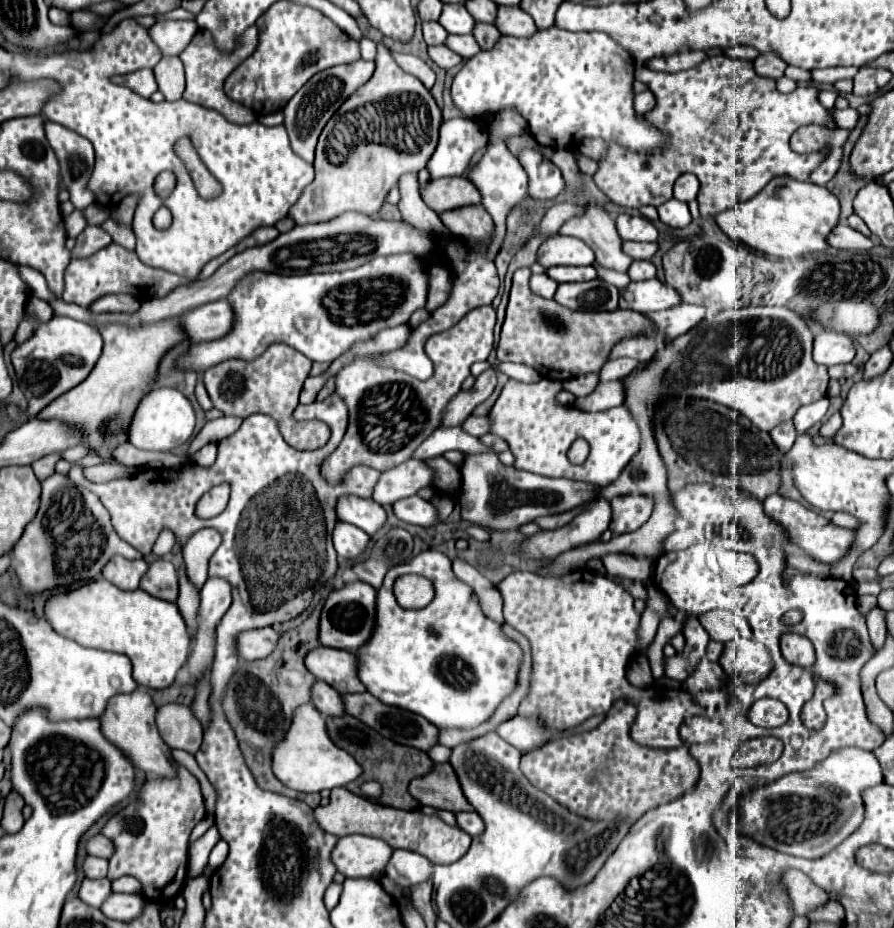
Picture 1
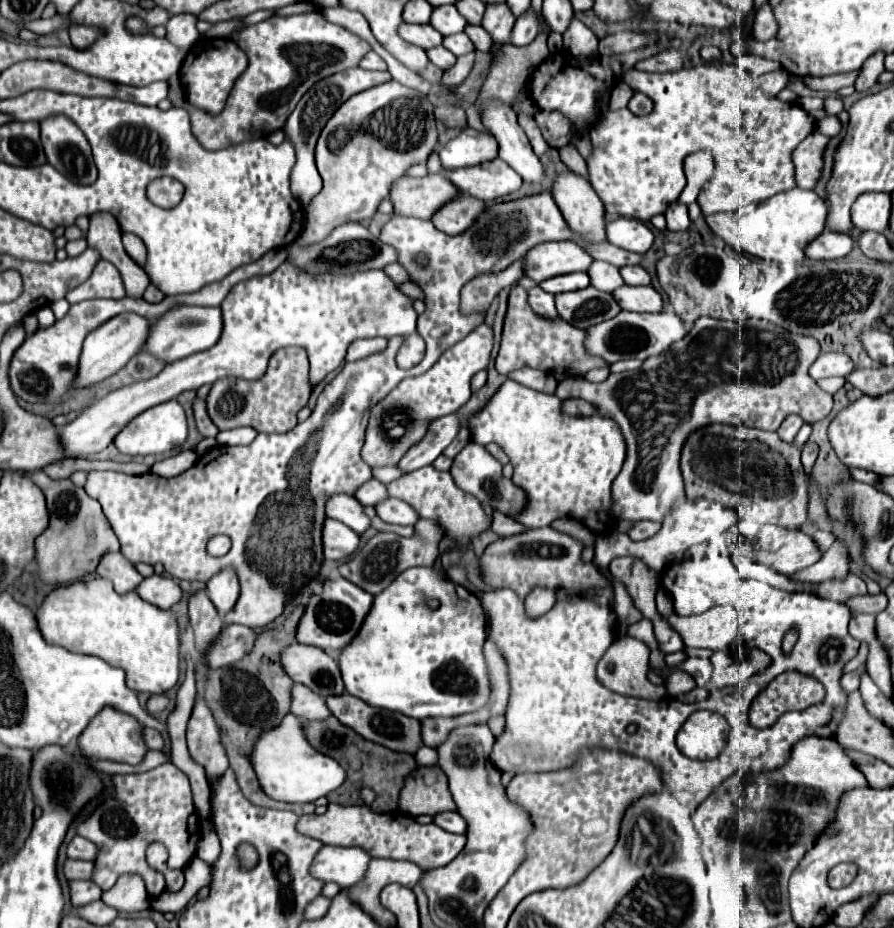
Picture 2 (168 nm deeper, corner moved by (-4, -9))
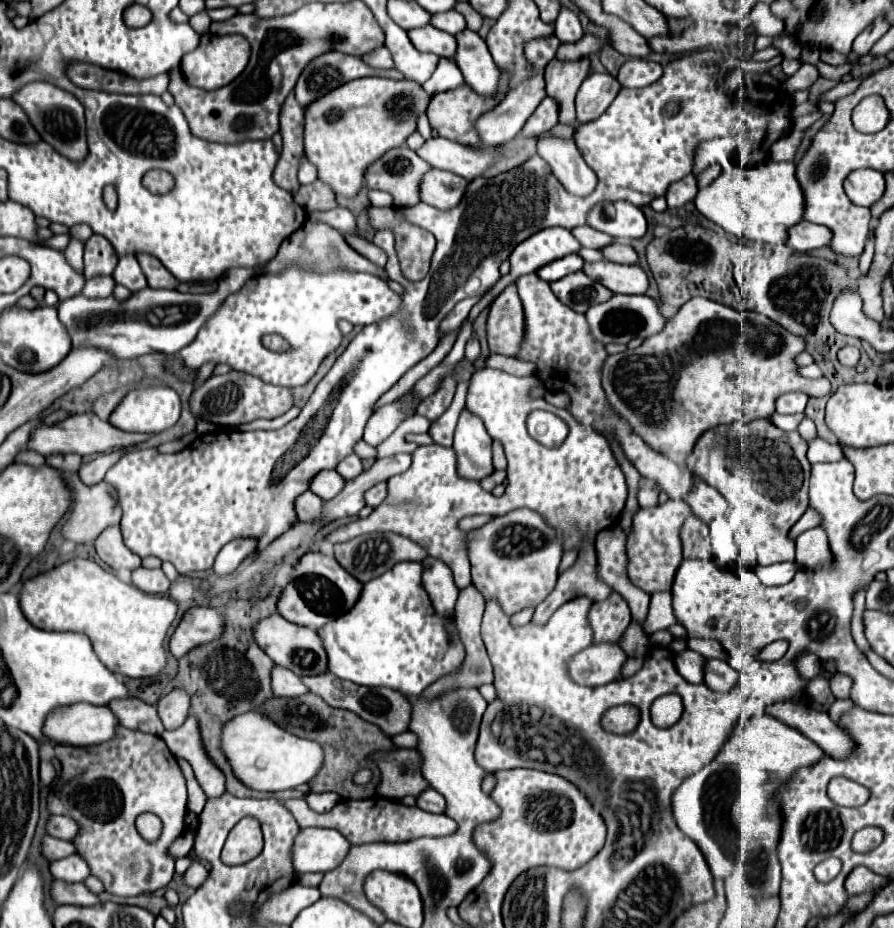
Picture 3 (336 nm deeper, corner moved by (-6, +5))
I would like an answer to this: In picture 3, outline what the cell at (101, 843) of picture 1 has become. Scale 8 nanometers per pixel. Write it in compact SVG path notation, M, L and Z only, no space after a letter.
M51 816L47 822L47 832L53 838L73 842L75 836L79 834L79 824L67 816Z

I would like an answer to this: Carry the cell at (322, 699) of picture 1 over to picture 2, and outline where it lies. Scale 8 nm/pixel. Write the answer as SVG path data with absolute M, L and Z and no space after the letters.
M301 684L293 686L293 704L289 706L289 712L301 720L321 720L331 716L325 700Z

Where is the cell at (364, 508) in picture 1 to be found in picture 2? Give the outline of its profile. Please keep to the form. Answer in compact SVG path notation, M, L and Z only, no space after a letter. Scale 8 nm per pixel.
M333 494L333 498L329 498L325 506L329 518L343 522L345 526L353 528L357 534L363 534L369 528L371 520L363 514L363 506L355 498L349 498L349 494L337 494L337 496Z

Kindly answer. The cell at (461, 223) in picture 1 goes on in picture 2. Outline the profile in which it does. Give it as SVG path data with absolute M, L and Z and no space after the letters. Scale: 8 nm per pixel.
M461 194L461 198L453 198L449 206L443 206L433 214L433 224L445 234L461 234L467 230L485 208L485 202L477 202L477 198L469 198L469 194Z

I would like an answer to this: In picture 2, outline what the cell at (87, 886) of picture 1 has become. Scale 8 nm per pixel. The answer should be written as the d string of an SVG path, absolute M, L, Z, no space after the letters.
M91 880L69 882L69 900L73 906L85 906L99 898L101 898L101 888L95 886Z

